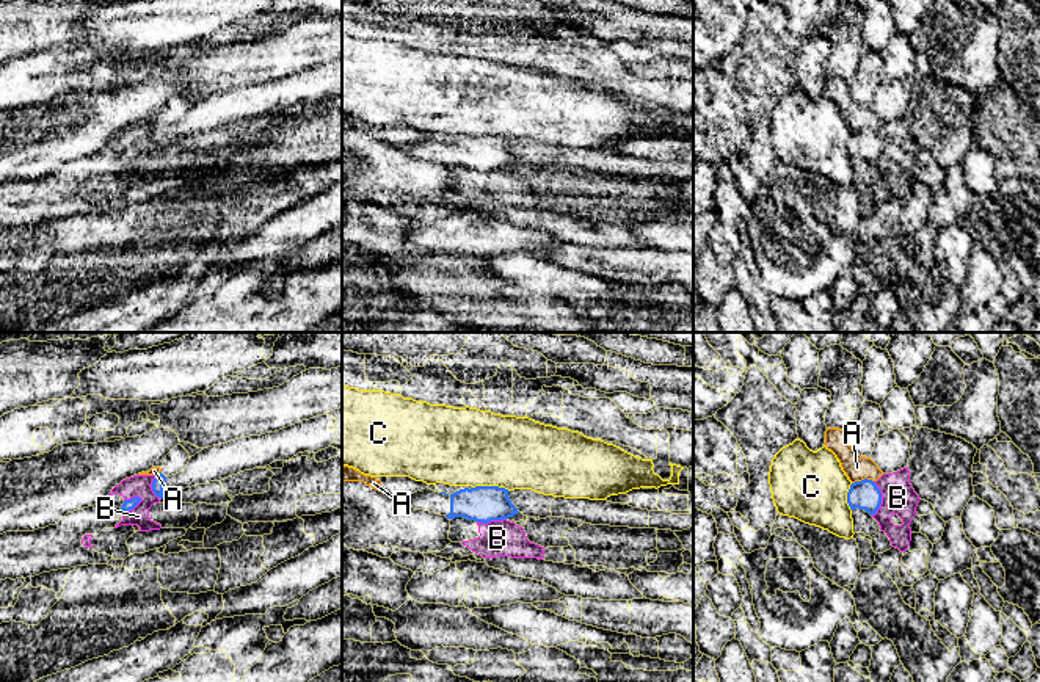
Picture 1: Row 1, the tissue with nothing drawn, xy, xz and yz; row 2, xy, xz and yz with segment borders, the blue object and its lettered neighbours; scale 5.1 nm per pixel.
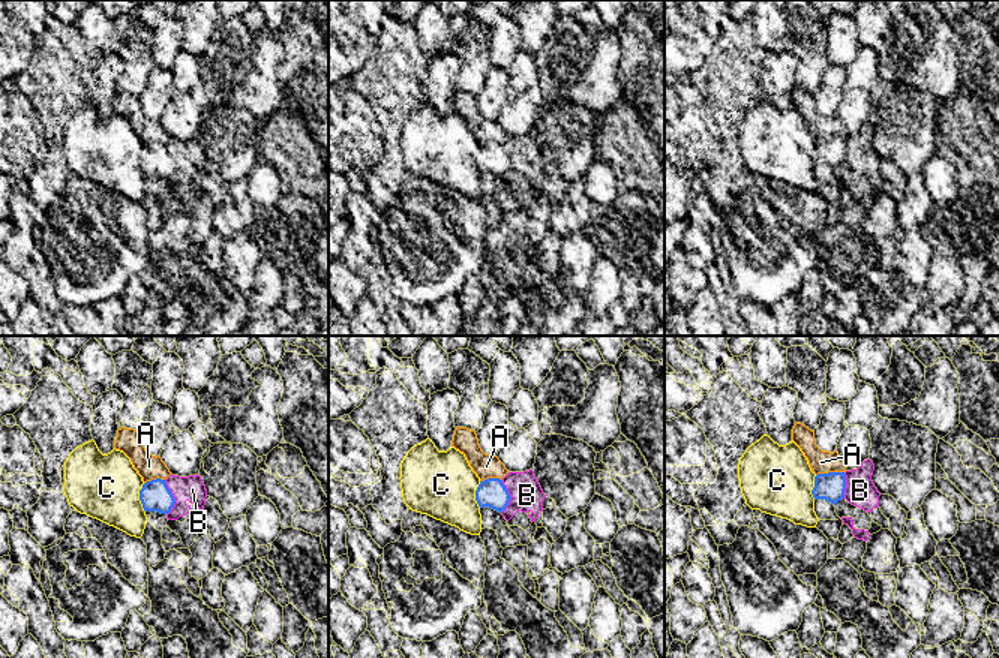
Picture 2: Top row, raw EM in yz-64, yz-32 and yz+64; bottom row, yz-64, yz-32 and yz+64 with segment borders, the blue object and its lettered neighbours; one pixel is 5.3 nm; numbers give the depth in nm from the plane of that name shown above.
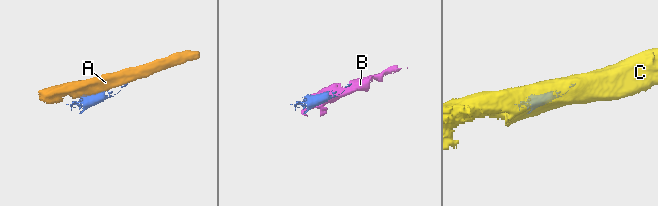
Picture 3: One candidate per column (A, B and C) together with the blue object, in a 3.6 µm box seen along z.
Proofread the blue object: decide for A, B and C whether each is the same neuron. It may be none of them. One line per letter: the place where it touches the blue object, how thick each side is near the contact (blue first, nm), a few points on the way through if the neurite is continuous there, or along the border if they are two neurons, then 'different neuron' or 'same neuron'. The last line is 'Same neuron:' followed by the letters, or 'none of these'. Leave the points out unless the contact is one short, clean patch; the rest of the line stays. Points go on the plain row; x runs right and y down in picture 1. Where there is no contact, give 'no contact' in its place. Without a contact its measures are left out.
A: yz (865, 127) | 150/130 nm | different neuron
B: xy (132, 157) | 60/110 nm | along xy (141, 148), (132, 157), (123, 160) | different neuron
C: xz (491, 135) | 190/400 nm | different neuron
Same neuron: none of these

